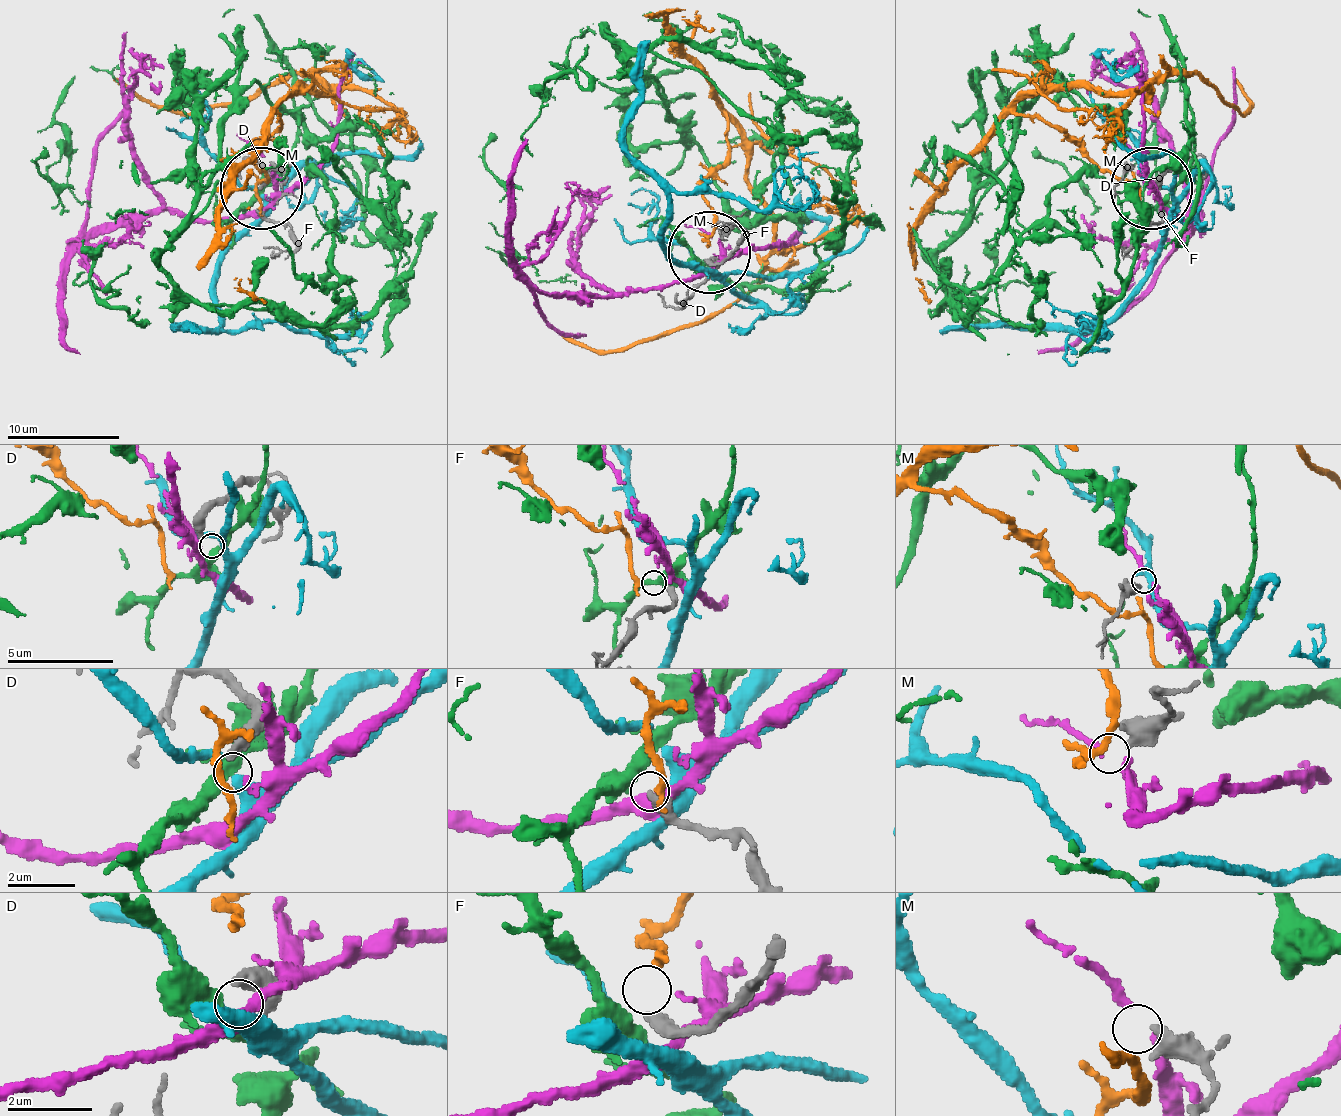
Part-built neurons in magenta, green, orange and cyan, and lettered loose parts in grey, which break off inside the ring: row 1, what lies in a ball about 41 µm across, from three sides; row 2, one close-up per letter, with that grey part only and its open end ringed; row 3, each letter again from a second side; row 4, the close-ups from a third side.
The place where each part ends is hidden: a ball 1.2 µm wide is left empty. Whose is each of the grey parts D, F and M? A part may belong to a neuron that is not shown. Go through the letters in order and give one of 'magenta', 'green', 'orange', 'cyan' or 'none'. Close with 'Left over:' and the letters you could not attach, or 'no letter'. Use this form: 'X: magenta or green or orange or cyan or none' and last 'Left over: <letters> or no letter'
D: cyan
F: orange
M: none
Left over: M

